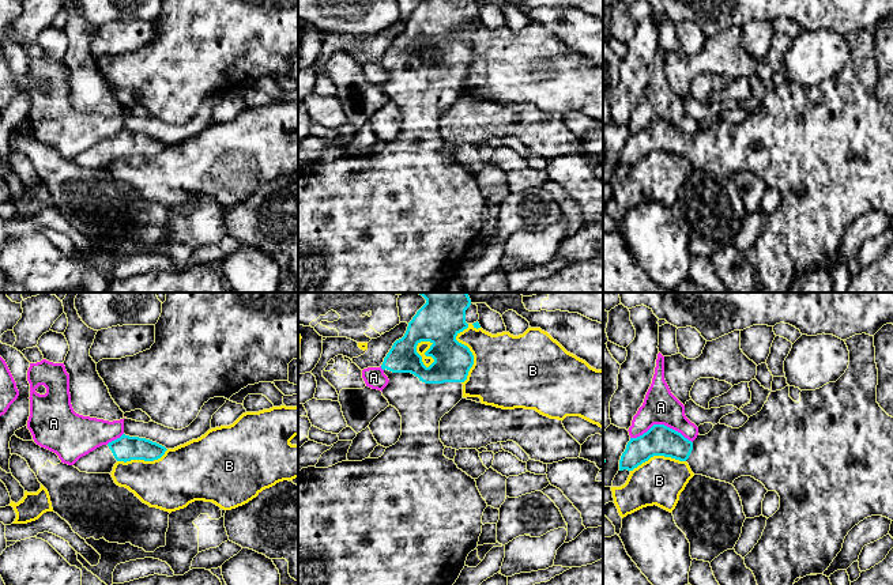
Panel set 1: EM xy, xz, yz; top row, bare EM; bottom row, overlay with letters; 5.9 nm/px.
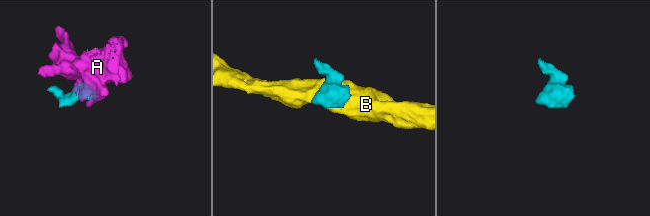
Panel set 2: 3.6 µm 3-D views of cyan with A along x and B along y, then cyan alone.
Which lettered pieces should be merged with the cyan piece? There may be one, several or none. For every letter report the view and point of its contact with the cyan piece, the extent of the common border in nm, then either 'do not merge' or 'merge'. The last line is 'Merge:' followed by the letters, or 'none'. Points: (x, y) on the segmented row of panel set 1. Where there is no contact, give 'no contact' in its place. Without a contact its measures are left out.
A: yz (662, 425) | 360 nm | do not merge
B: xz (470, 351) | 360 nm | do not merge
Merge: none

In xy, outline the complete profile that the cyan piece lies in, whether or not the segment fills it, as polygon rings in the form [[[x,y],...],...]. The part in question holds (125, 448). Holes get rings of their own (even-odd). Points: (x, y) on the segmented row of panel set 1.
[[[123,434],[108,445],[80,457],[74,467],[87,473],[112,473],[117,461],[154,461],[161,458],[166,450],[165,446],[150,439]]]

